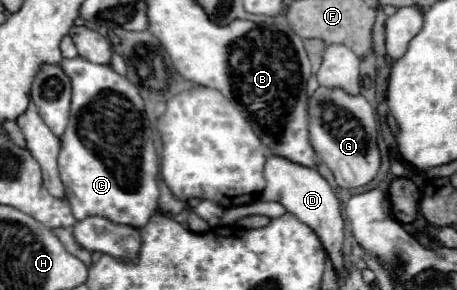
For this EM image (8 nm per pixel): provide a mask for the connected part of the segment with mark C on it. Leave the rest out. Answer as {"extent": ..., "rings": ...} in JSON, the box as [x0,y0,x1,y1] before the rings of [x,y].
{"extent":[58,56,158,228],"rings":[[[80,56],[64,58],[60,68],[68,72],[72,80],[72,108],[70,120],[62,140],[62,152],[58,158],[60,178],[66,188],[66,200],[70,202],[76,220],[88,216],[102,216],[116,224],[128,224],[144,228],[158,206],[158,156],[152,142],[152,128],[144,112],[144,100],[136,84],[116,74],[110,66],[92,64]]]}

